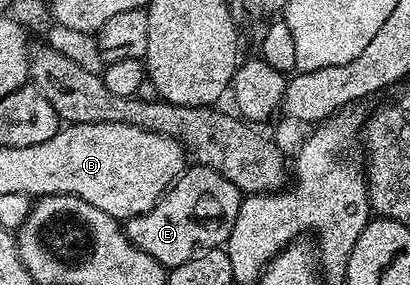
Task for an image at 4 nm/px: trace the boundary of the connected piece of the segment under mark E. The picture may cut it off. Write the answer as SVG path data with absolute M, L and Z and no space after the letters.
M190 165L166 190L151 212L128 219L123 229L129 242L166 268L191 260L203 250L221 248L228 243L235 216L239 216L242 193L229 178L206 166Z

